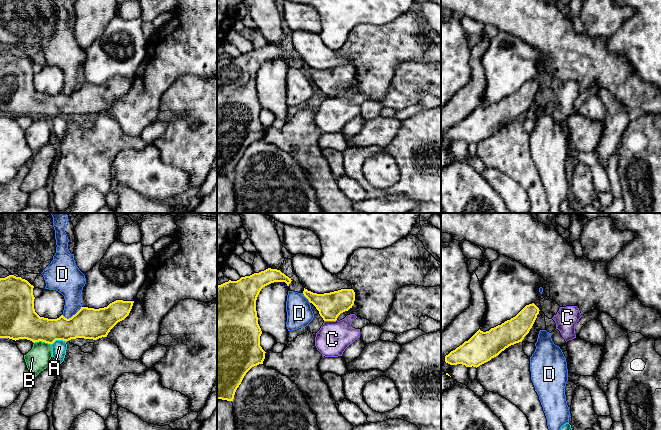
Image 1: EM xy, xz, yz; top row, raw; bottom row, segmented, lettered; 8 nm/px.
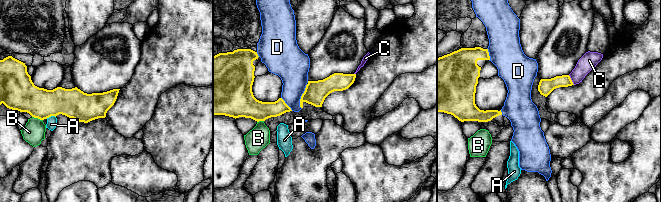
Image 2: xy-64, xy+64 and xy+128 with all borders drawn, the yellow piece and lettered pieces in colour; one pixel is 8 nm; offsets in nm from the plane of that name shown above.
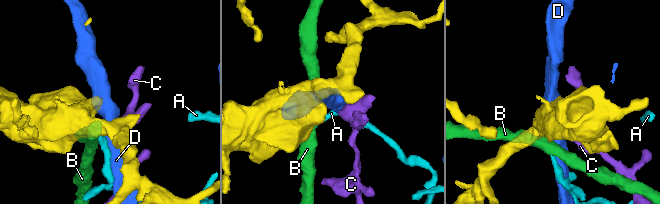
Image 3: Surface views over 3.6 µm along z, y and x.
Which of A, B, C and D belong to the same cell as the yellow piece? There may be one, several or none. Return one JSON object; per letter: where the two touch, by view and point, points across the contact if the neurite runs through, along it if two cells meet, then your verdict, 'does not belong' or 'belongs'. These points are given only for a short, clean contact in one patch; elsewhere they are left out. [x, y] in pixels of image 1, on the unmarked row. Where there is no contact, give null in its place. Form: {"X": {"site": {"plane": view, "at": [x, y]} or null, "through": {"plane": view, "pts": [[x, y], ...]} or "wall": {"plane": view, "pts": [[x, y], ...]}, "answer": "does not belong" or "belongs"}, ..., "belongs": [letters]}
{"A": {"site": {"plane": "xy", "at": [58, 115]}, "wall": {"plane": "xy", "pts": [[66, 117], [55, 116], [51, 120]]}, "answer": "does not belong"}, "B": {"site": {"plane": "xy", "at": [42, 117]}, "wall": {"plane": "xy", "pts": [[34, 118], [41, 117], [50, 120]]}, "answer": "does not belong"}, "C": {"site": {"plane": "xz", "at": [330, 96]}, "wall": {"plane": "xz", "pts": [[336, 95], [324, 97]]}, "answer": "does not belong"}, "D": {"site": {"plane": "xy", "at": [73, 91]}, "answer": "belongs"}, "belongs": ["D"]}

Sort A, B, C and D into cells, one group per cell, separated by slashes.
A / B / C / D

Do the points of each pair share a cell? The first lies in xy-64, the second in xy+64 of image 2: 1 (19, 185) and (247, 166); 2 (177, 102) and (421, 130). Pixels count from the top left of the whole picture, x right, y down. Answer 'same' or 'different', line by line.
1: different
2: different

